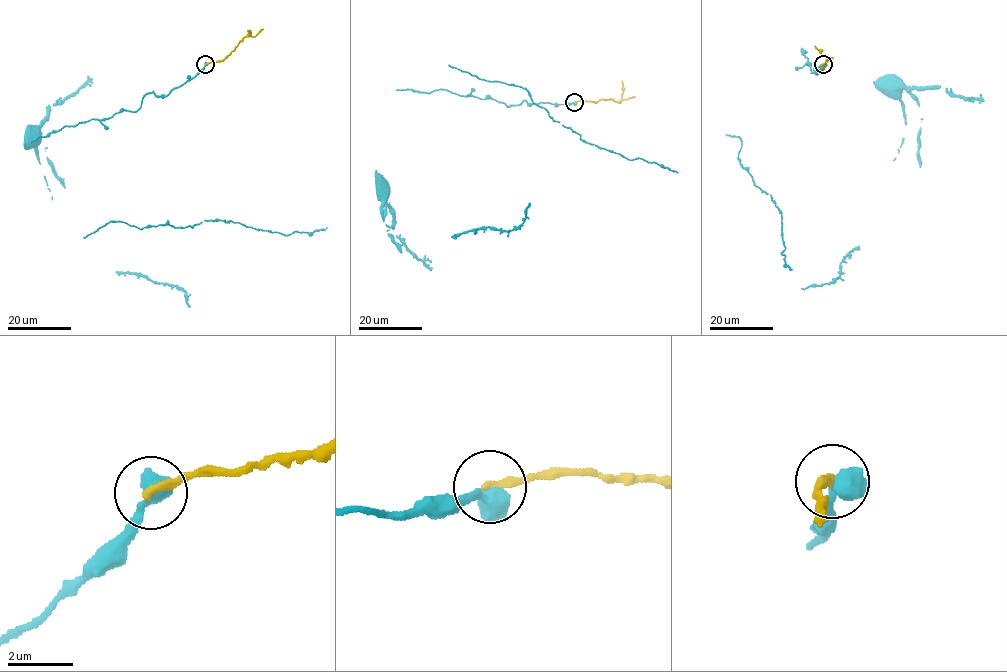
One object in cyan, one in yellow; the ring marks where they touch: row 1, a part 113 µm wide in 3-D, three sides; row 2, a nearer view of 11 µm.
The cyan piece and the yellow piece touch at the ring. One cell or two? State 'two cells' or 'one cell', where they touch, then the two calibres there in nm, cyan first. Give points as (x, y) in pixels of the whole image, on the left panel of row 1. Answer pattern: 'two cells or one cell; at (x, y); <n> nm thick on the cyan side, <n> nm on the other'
one cell; at (205, 64); 600 nm thick on the cyan side, 220 nm on the other

